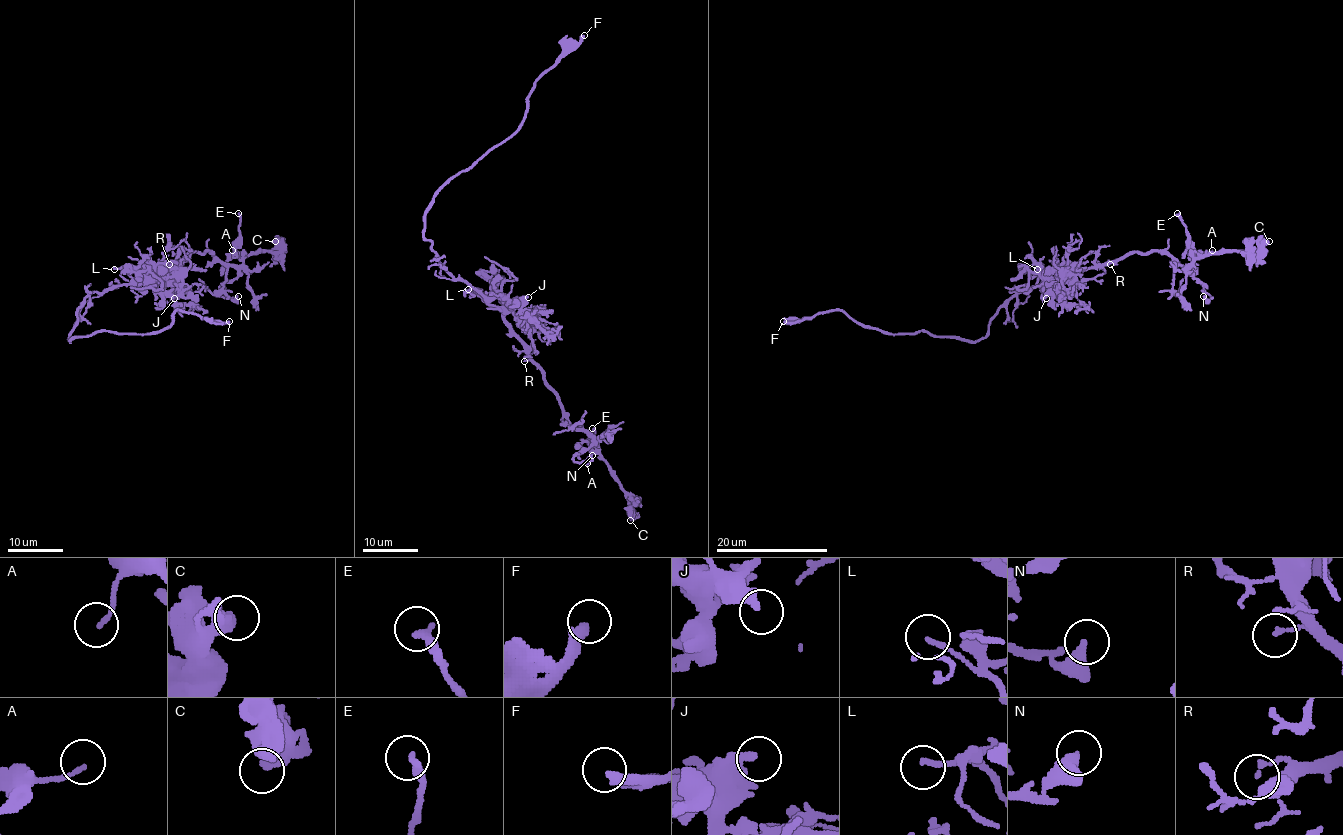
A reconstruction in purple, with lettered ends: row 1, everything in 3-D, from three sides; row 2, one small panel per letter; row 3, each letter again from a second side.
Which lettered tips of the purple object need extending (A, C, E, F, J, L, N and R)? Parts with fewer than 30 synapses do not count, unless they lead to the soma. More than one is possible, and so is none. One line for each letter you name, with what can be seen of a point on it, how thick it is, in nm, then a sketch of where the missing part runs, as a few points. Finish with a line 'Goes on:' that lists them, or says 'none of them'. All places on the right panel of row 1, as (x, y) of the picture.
F: (783, 321) | 280 nm
Goes on: F

